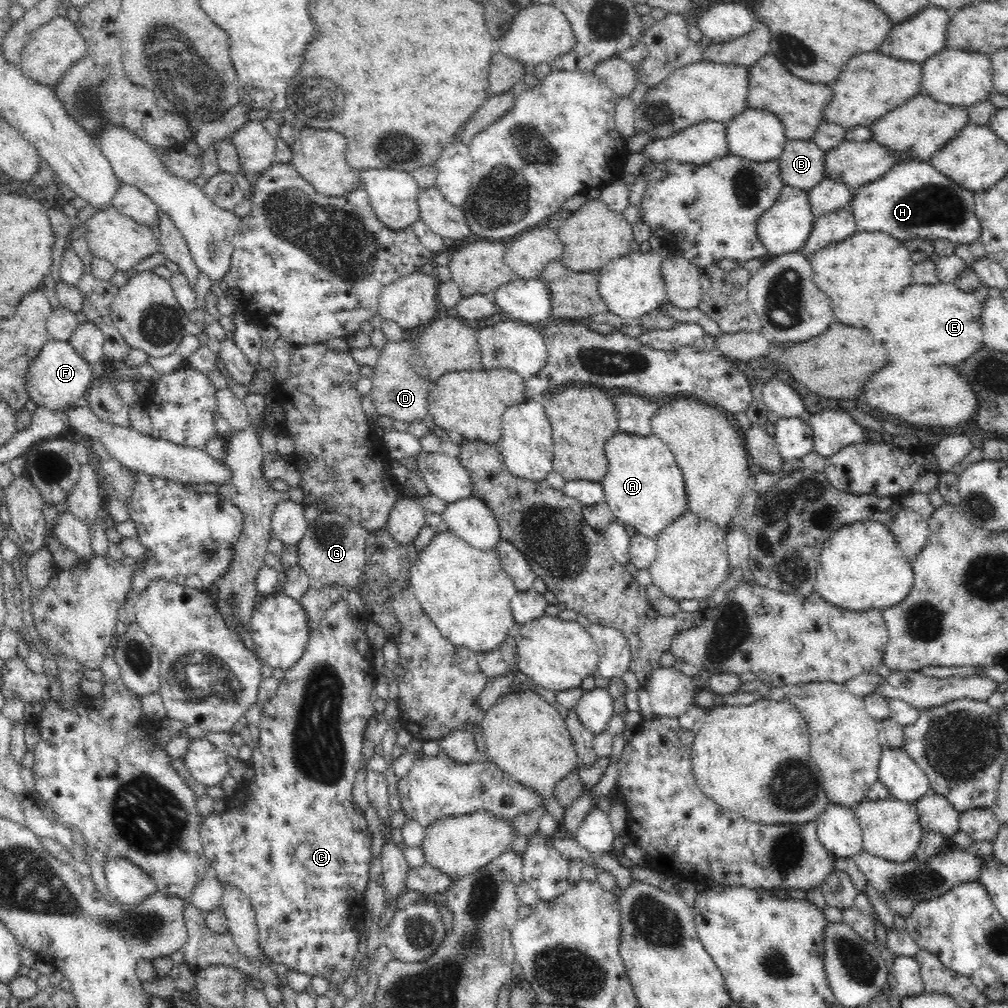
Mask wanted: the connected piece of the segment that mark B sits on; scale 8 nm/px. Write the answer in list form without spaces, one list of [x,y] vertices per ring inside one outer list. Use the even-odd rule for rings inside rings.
[[[787,140],[777,158],[780,176],[786,186],[809,191],[822,179],[825,151],[812,140]]]

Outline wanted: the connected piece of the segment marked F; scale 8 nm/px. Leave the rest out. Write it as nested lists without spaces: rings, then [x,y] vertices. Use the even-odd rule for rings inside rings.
[[[49,340],[26,370],[25,389],[38,407],[64,413],[70,406],[76,406],[86,390],[90,390],[88,386],[95,376],[96,370],[85,362],[69,341]]]

